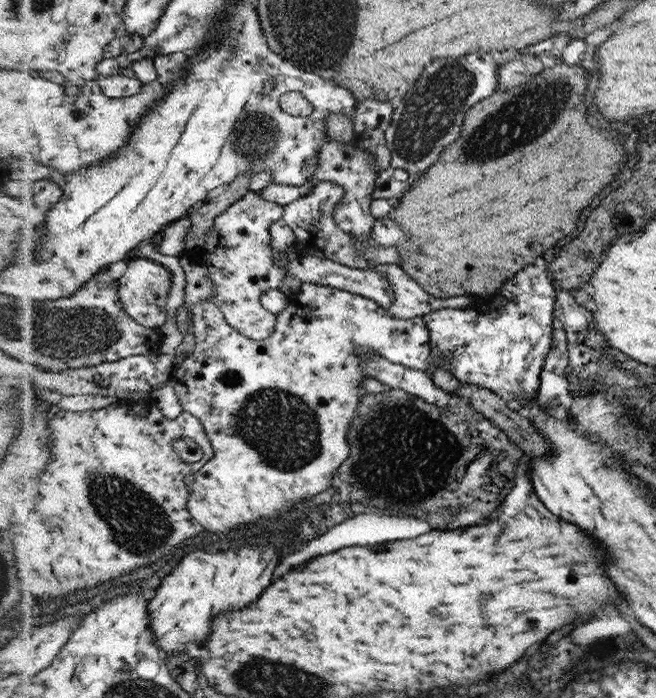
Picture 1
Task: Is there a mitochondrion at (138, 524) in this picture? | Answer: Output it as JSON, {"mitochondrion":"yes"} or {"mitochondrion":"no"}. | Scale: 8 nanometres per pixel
{"mitochondrion":"yes"}

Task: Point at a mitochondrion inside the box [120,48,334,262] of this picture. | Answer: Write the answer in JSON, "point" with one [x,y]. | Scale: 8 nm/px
{"point":[253,137]}

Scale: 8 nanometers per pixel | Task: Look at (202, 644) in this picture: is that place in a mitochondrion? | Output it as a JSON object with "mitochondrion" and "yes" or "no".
{"mitochondrion":"no"}

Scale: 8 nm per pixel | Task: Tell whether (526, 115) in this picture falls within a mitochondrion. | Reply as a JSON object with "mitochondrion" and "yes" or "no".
{"mitochondrion":"yes"}

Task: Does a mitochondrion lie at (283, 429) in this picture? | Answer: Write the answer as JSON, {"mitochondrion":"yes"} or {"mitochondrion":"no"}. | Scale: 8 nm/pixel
{"mitochondrion":"yes"}

